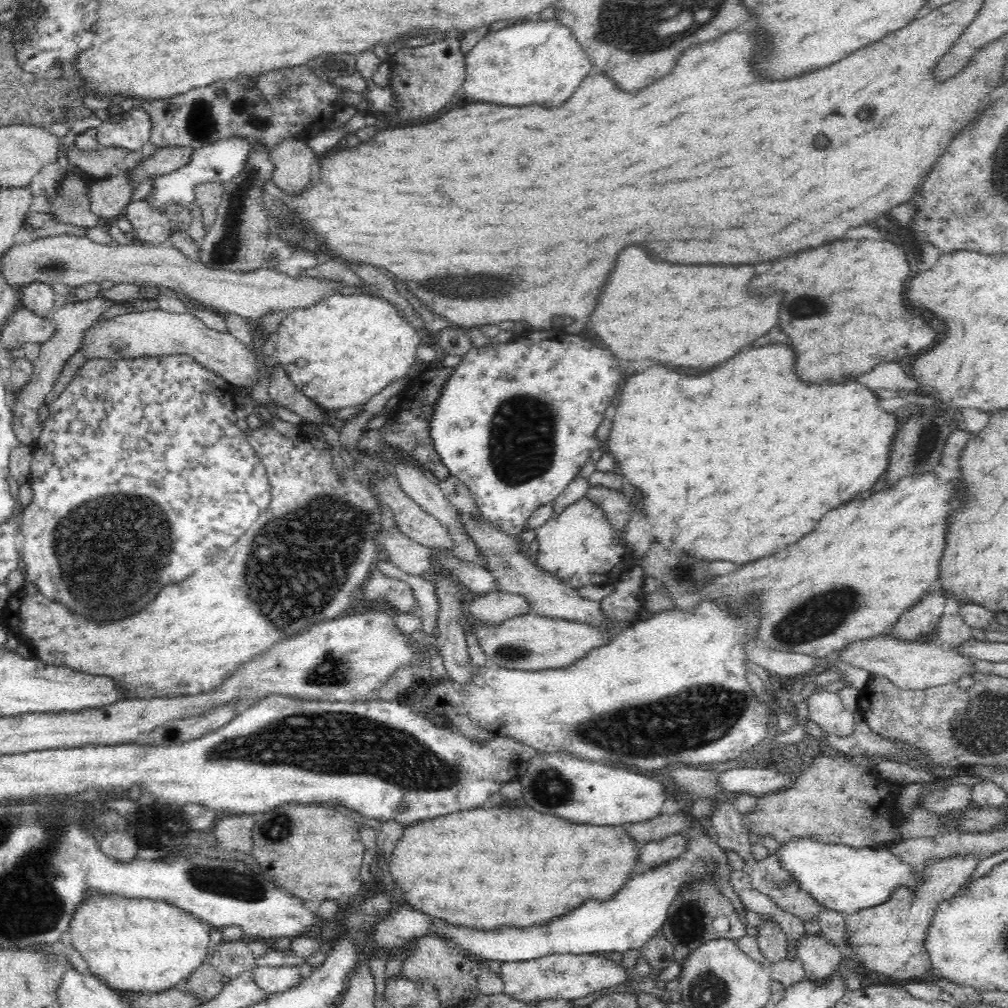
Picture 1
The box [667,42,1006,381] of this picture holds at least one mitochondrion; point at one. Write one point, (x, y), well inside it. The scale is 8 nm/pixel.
(809, 308)

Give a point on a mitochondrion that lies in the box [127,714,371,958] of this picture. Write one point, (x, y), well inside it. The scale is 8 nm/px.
(240, 884)

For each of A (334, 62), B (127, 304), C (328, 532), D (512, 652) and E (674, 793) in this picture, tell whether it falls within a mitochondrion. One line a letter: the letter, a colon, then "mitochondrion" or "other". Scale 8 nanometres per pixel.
A: mitochondrion
B: other
C: mitochondrion
D: mitochondrion
E: other

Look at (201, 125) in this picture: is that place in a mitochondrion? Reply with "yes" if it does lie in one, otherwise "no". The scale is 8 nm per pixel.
yes

